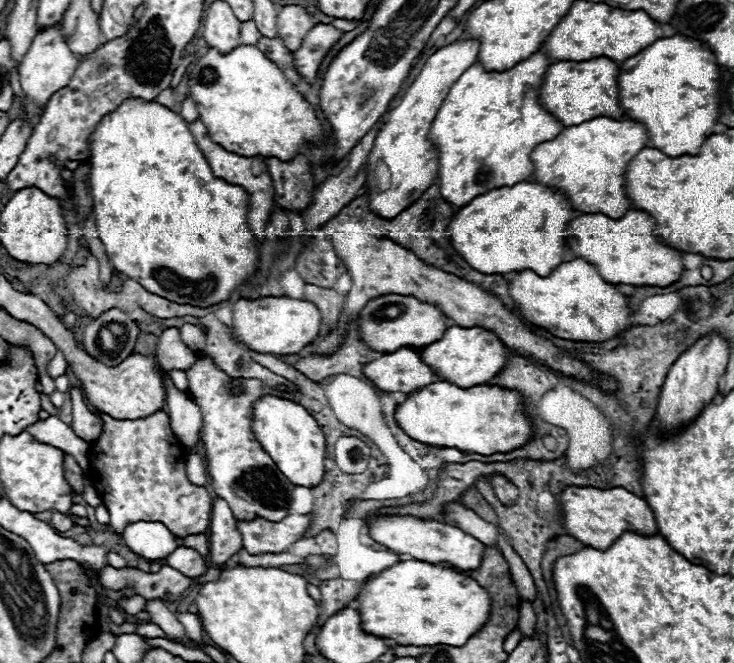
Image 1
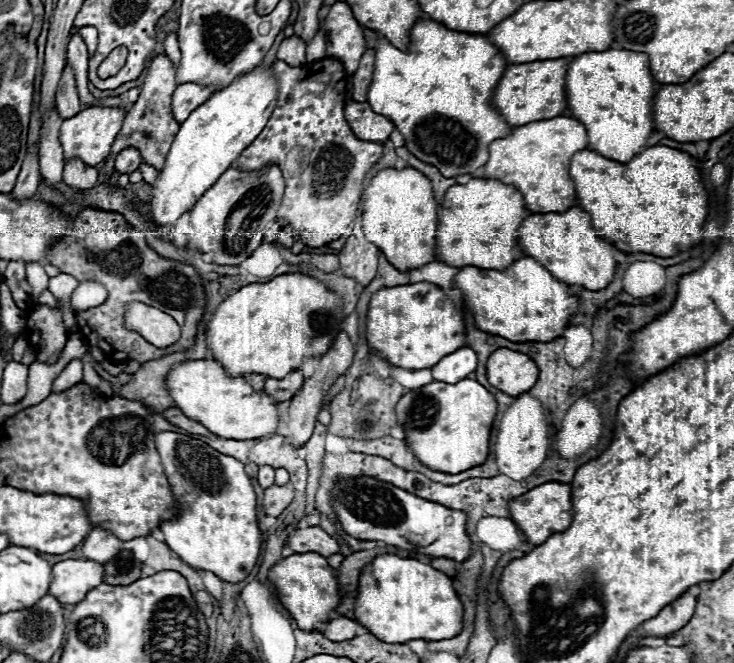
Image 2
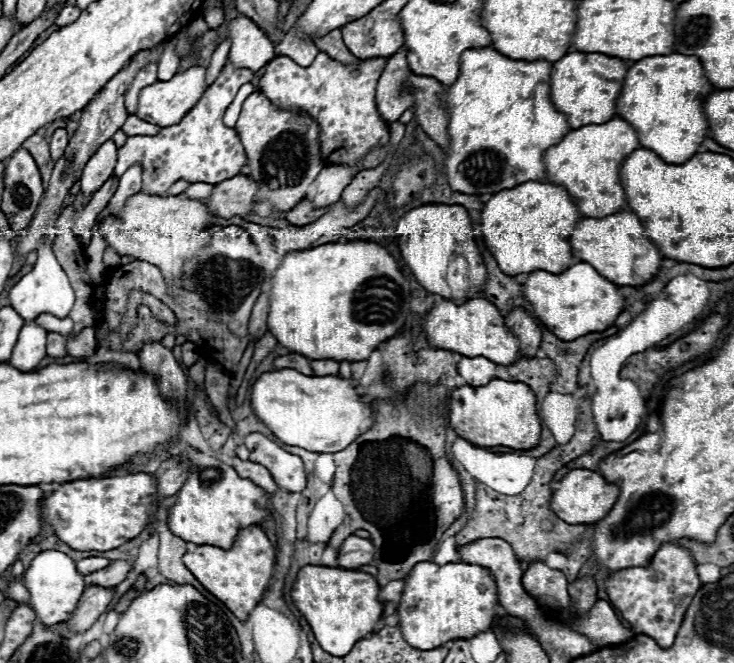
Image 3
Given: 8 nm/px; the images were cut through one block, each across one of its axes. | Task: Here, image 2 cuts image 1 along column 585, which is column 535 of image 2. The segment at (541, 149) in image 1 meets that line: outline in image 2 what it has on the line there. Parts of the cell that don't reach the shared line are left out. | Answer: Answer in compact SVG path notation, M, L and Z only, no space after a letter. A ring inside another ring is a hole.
M550 118L550 122L530 122L512 130L508 138L490 144L490 160L484 166L484 178L516 186L524 194L526 208L534 214L566 212L576 202L576 188L568 174L570 158L588 148L588 134L582 122L574 118Z

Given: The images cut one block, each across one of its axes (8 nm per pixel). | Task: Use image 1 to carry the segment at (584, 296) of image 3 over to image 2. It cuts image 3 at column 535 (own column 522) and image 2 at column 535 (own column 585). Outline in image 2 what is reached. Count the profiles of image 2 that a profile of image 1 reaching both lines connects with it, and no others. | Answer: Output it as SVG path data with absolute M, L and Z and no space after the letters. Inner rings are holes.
M520 258L506 272L466 266L456 274L454 284L462 292L464 308L472 312L476 326L512 342L550 342L562 336L580 306L572 286L554 278L534 258Z

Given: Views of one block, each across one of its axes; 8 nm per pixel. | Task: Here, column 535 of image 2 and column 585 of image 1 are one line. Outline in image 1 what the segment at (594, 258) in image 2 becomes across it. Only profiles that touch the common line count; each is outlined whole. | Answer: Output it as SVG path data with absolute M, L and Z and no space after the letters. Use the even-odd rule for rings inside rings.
M628 210L618 220L604 214L580 214L568 224L564 242L576 258L584 258L594 264L600 276L612 284L664 288L678 282L684 272L682 252L666 246L656 234L656 220L640 210Z

